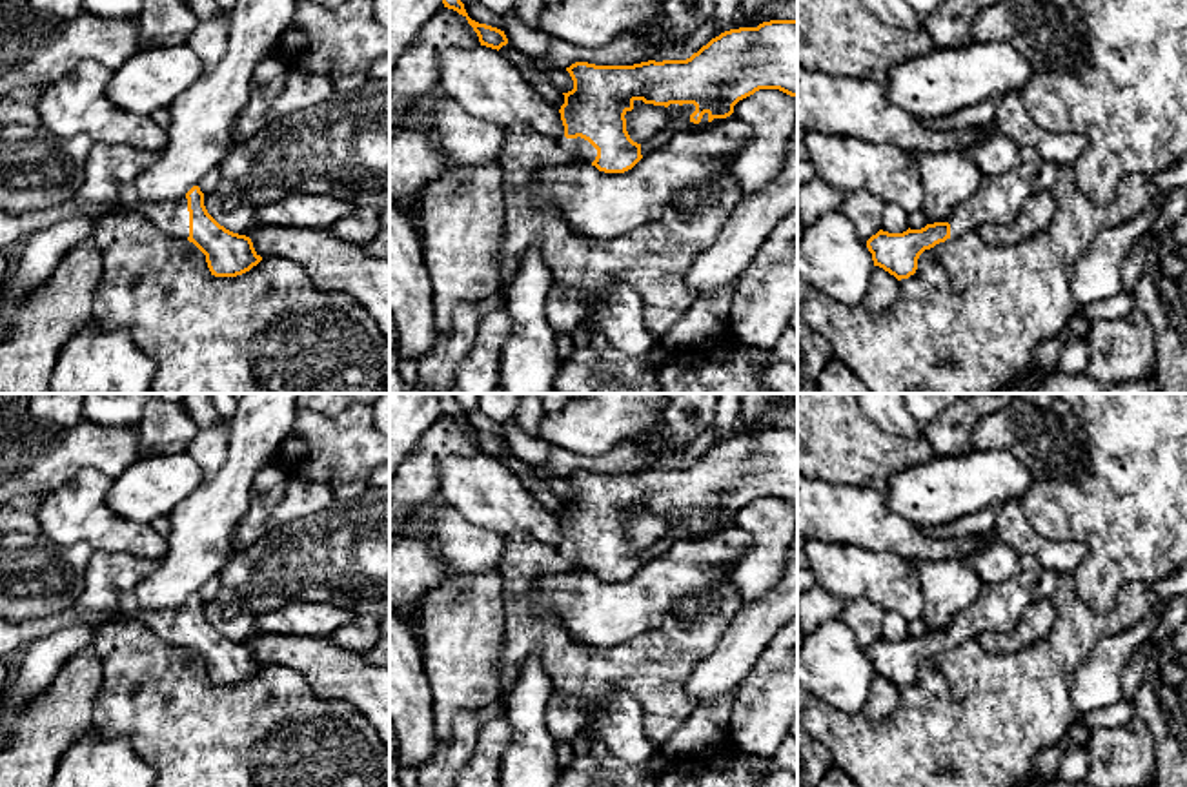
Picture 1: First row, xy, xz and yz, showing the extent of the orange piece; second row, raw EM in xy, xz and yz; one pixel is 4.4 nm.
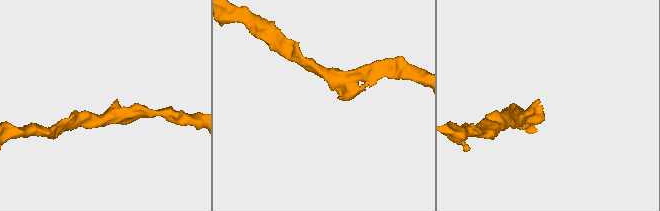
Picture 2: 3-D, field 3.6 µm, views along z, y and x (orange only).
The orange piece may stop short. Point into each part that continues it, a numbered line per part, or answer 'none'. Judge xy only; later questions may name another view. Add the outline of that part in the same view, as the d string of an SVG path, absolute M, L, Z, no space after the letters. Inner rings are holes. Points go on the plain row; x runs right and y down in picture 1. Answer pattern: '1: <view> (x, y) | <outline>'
1: xy (172, 625) | M188 607L144 612L142 621L162 641L188 647L189 645L189 619Z

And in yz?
1: yz (998, 607) | M1032 554L1020 557L1018 572L1003 583L983 585L972 607L950 621L950 645L956 647L981 632L1010 632L1030 603L1043 574L1040 559Z

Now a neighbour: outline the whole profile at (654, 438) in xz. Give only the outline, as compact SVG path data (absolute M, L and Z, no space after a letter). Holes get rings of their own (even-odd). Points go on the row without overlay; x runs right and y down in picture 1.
M665 421L657 423L650 432L626 441L635 446L646 445L655 454L655 457L643 470L686 468L694 461L697 461L703 454L706 454L712 446L717 445L715 428L712 424L708 430L701 432L681 454L672 455L663 452L665 446L663 432L665 432Z

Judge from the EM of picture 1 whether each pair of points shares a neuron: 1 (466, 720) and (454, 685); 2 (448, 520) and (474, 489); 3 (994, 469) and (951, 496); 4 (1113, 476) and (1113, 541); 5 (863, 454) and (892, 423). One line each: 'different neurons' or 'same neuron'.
1: different neurons
2: different neurons
3: same neuron
4: same neuron
5: different neurons

